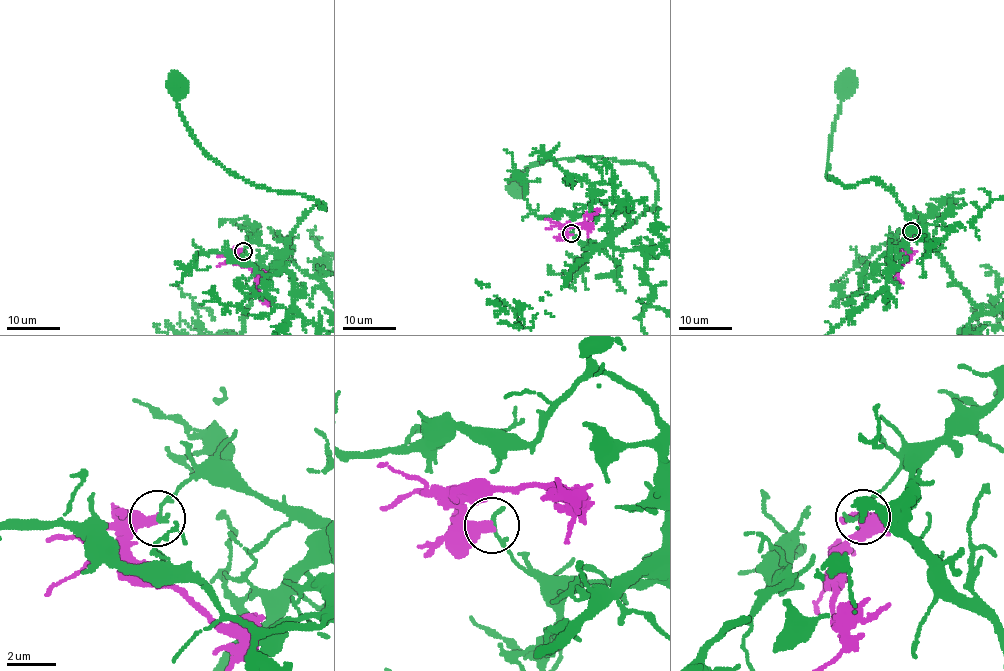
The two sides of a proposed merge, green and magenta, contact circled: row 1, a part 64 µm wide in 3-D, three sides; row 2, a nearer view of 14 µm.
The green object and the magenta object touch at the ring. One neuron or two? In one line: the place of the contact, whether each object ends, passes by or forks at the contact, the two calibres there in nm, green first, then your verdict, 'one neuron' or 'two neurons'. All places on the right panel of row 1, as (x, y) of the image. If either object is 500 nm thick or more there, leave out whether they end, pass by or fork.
place (911, 231); green ends; magenta ends; calibres 170 and 440 nm; one neuron

